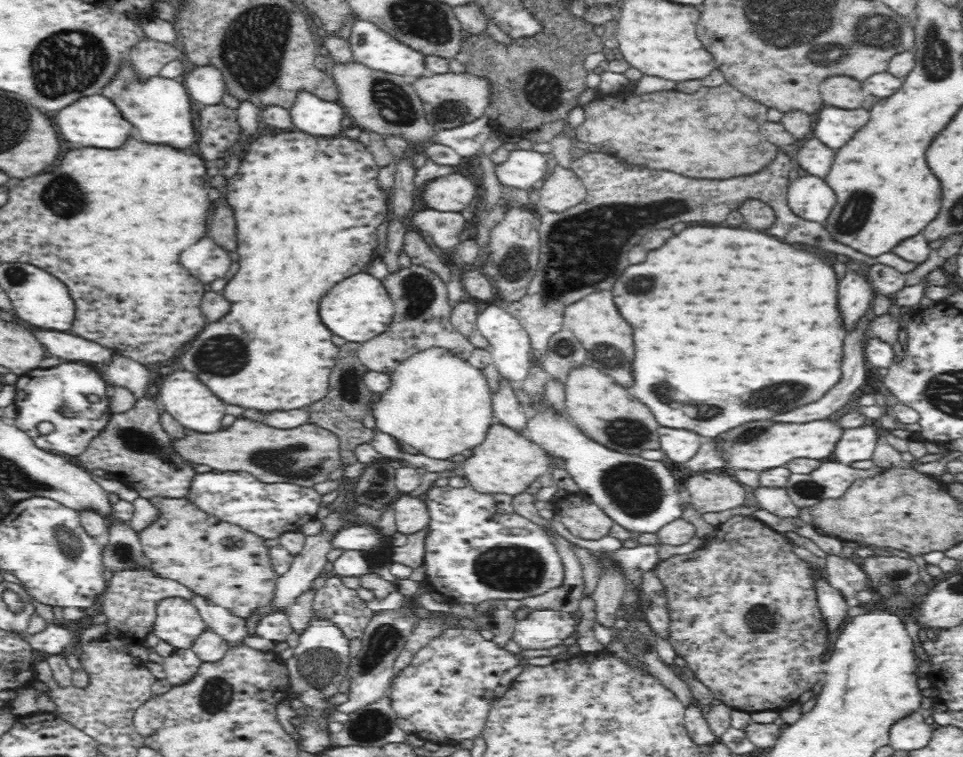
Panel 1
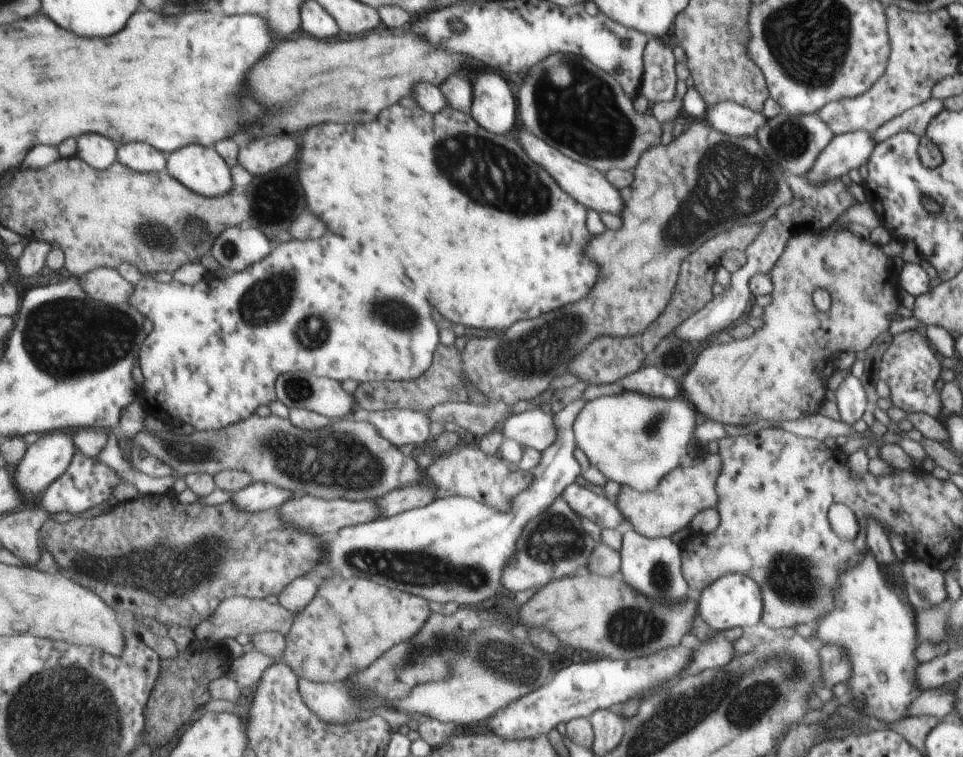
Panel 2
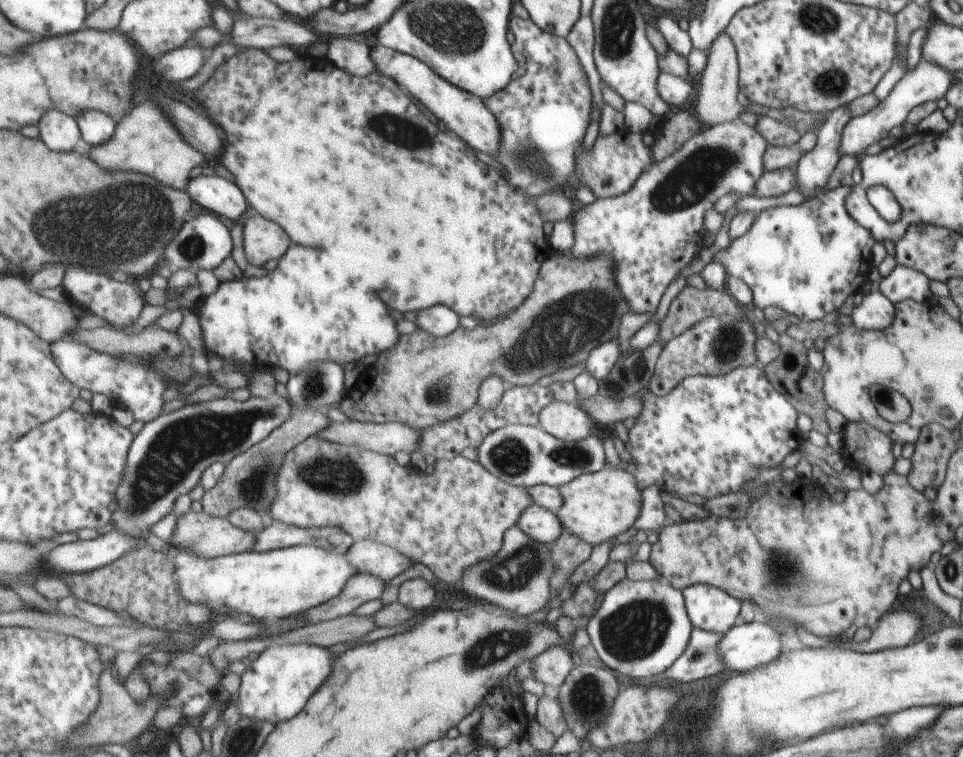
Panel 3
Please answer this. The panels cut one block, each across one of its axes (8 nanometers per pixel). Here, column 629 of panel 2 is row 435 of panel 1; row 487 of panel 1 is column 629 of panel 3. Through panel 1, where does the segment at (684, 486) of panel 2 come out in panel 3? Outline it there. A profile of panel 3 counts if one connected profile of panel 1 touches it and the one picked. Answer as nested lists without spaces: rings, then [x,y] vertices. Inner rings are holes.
[[[608,465],[598,472],[583,474],[561,485],[558,490],[564,496],[562,508],[556,512],[560,524],[564,526],[563,532],[569,532],[593,546],[610,538],[620,539],[620,534],[638,520],[642,510],[642,490],[638,488],[636,478],[631,472],[614,466]]]

